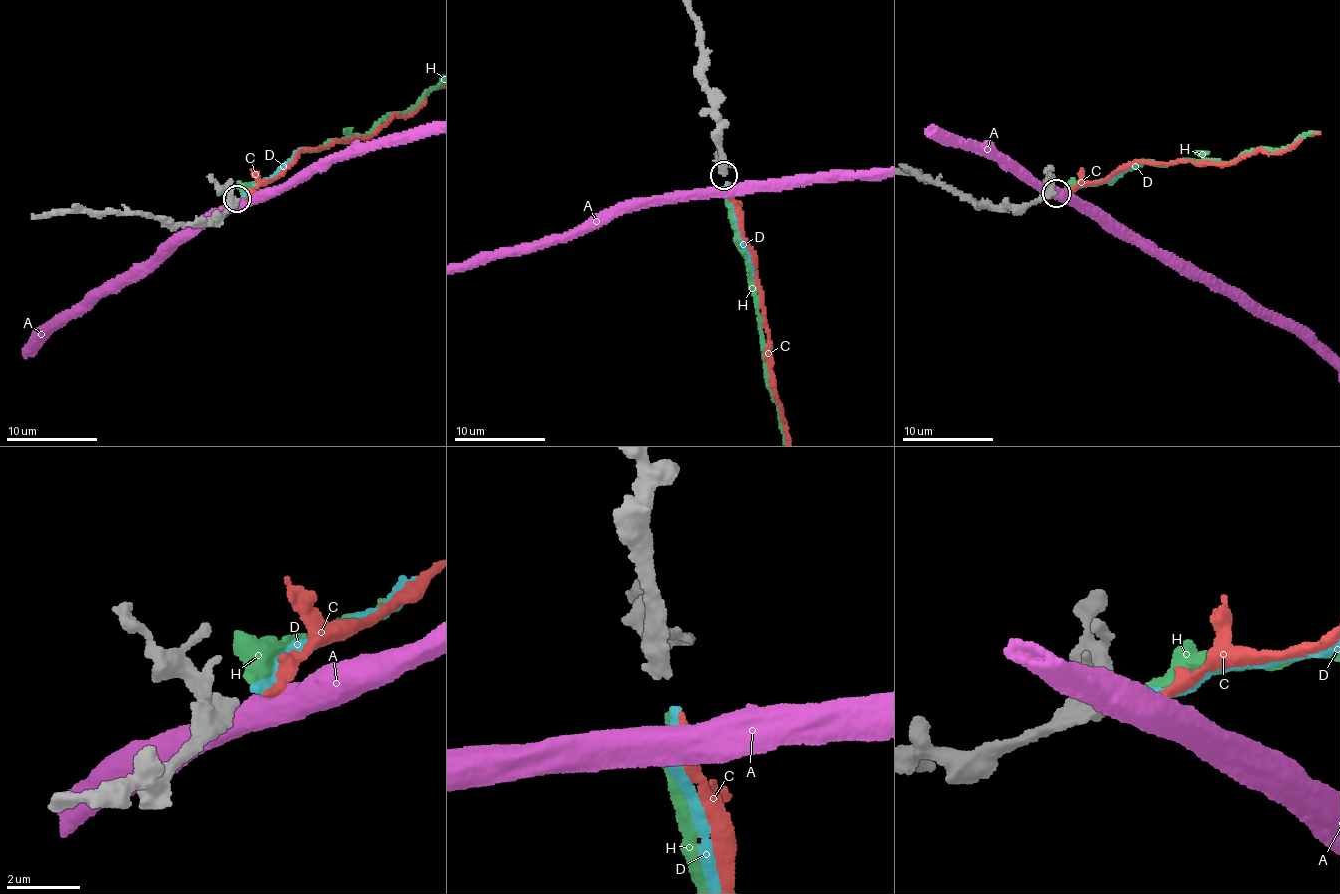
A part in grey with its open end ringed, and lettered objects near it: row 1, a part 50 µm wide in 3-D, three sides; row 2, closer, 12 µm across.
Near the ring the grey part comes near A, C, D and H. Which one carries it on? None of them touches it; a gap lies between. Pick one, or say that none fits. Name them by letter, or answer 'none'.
D

